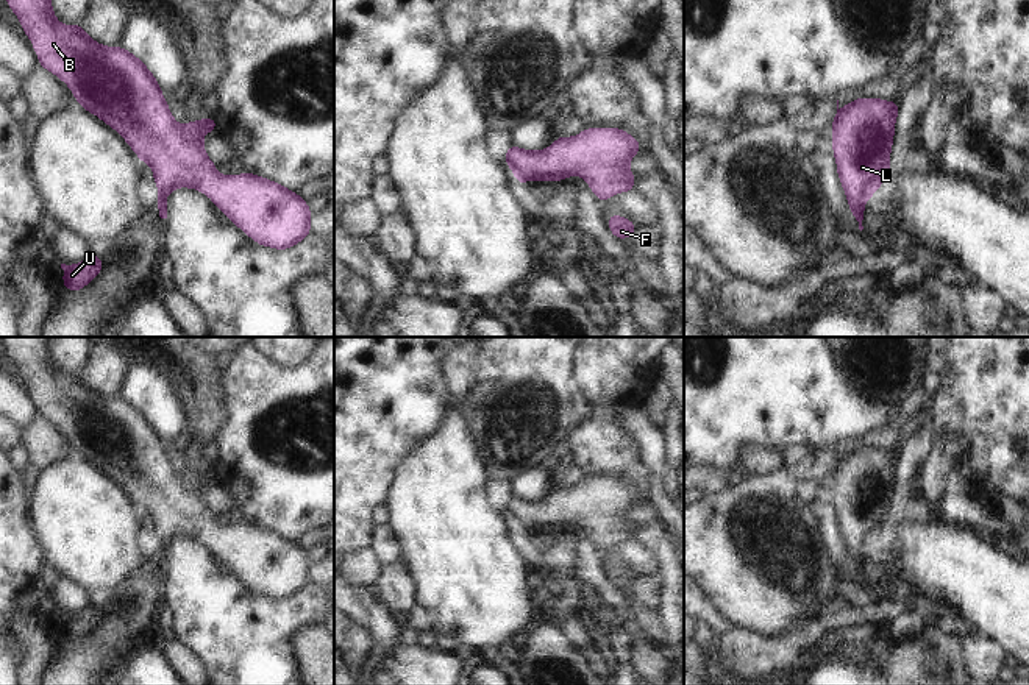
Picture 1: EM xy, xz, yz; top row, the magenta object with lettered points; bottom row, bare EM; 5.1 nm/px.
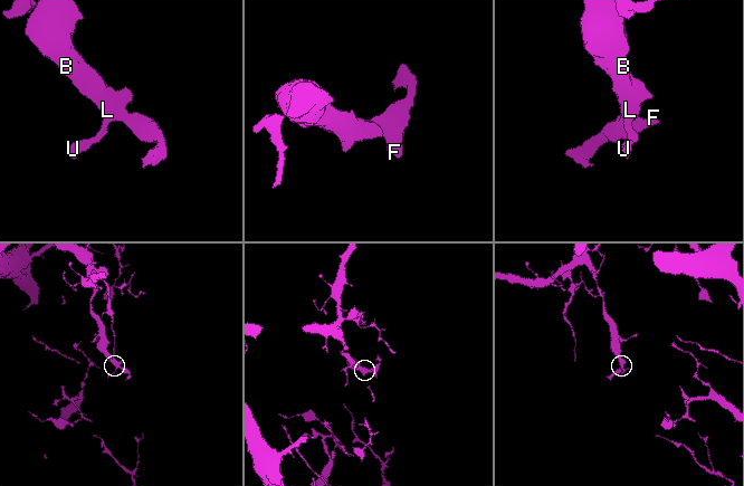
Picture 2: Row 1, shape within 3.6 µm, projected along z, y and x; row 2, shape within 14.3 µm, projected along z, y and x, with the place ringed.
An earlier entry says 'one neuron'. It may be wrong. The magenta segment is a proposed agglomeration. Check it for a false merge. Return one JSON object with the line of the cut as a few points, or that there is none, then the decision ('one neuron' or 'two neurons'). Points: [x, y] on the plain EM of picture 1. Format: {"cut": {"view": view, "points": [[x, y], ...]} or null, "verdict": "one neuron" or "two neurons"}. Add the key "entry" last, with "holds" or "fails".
{"cut": null, "verdict": "one neuron", "entry": "holds"}

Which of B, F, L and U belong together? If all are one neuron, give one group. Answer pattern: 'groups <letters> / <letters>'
groups B F L U

